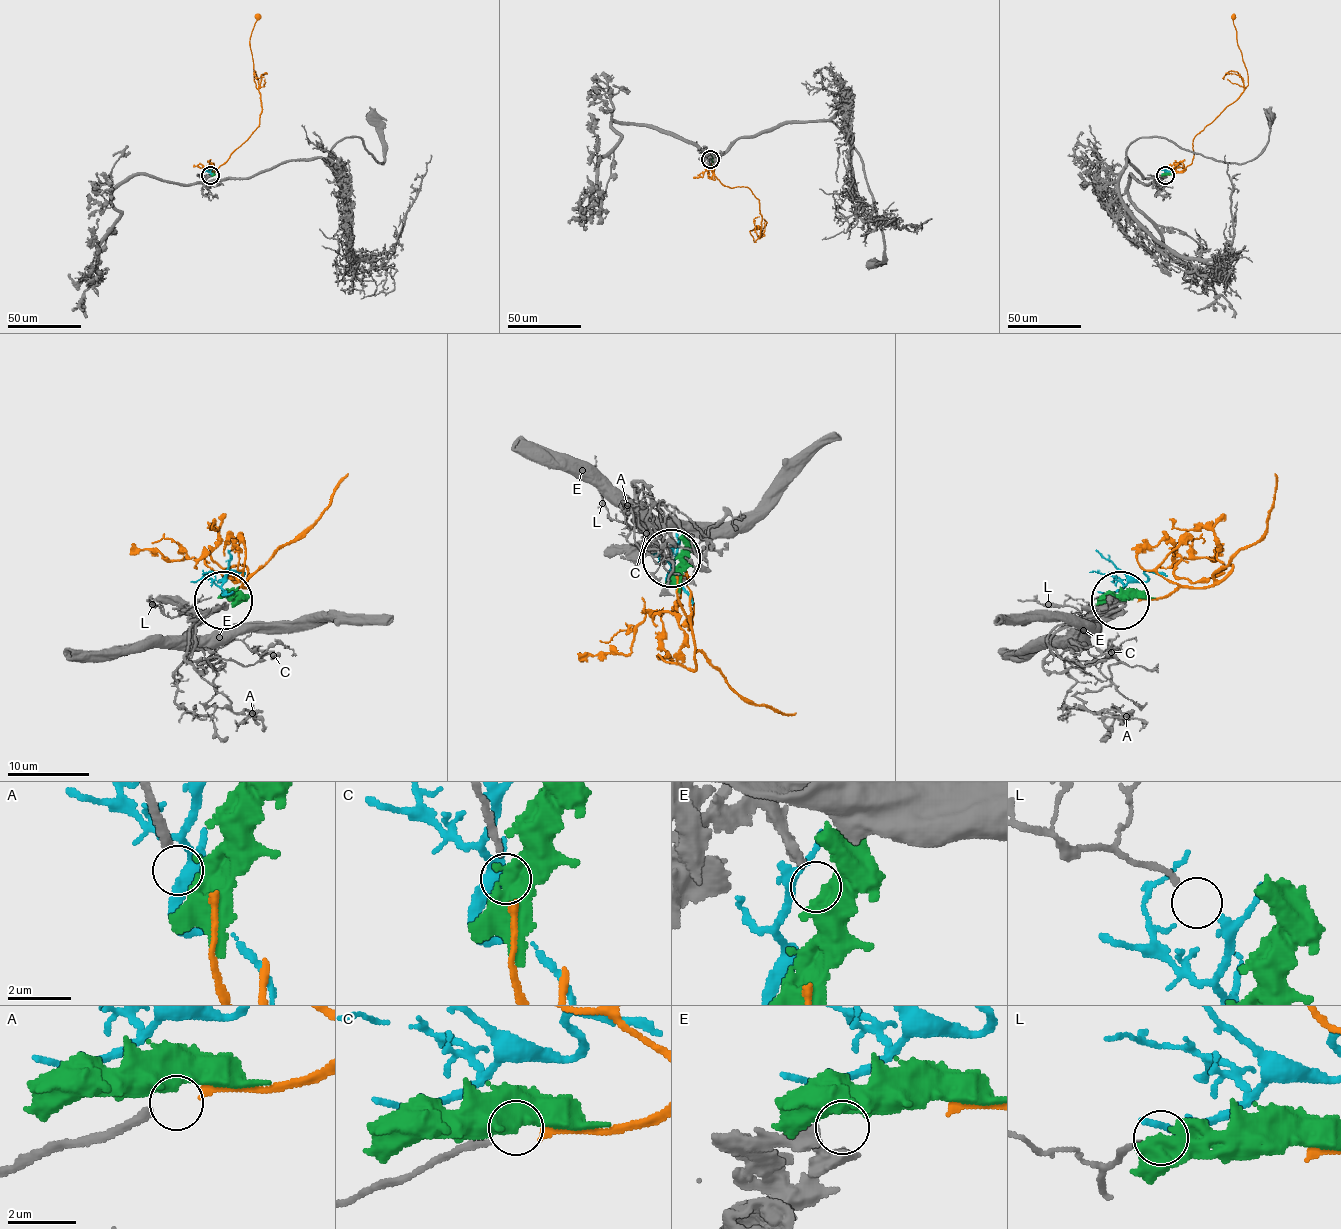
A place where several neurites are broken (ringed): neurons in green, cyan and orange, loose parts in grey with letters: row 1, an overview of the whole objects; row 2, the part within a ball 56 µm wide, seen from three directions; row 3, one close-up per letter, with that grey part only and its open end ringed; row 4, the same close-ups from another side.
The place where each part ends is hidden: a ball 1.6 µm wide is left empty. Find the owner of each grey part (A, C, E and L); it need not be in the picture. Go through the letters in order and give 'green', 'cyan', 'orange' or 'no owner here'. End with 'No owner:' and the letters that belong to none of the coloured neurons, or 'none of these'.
A: no owner here
C: orange
E: green
L: cyan
No owner: A

